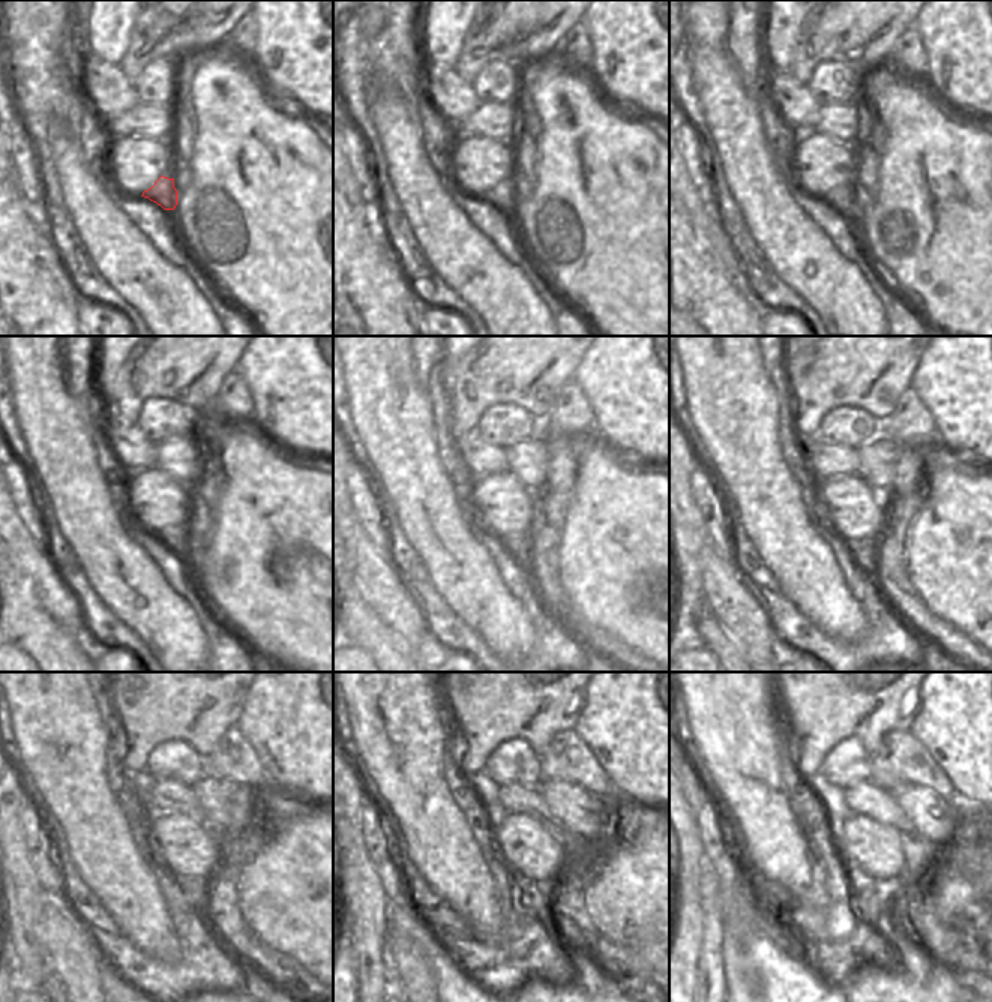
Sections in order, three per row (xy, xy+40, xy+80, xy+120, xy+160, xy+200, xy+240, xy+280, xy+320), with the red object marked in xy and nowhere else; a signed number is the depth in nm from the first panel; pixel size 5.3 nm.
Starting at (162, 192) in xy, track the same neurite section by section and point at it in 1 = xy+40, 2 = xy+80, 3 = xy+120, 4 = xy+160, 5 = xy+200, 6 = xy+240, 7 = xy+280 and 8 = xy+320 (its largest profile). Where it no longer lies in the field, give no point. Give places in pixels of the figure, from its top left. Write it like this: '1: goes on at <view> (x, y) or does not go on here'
1: goes on at xy+40 (502, 195)
2: goes on at xy+80 (842, 200)
3: goes on at xy+120 (171, 537)
4: goes on at xy+160 (523, 549)
5: goes on at xy+200 (865, 551)
6: goes on at xy+240 (197, 891)
7: goes on at xy+280 (538, 897)
8: goes on at xy+320 (871, 896)

